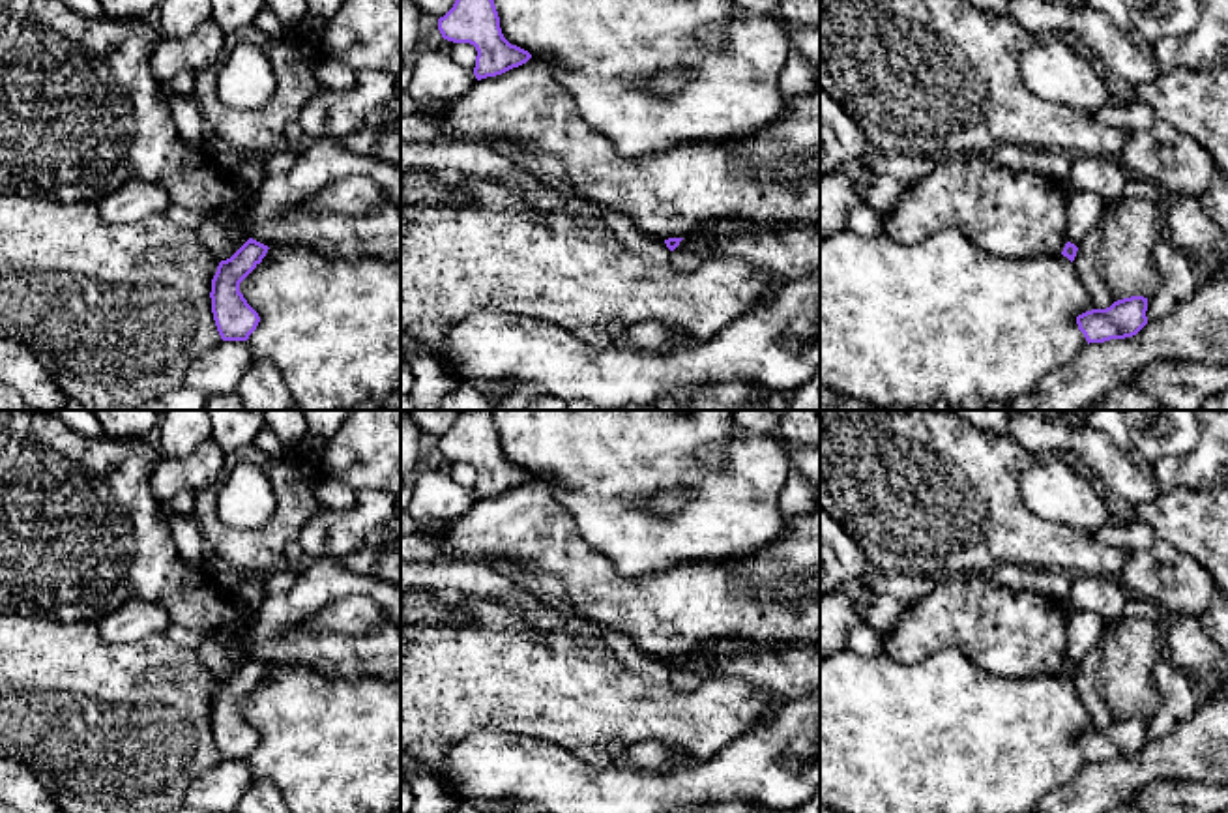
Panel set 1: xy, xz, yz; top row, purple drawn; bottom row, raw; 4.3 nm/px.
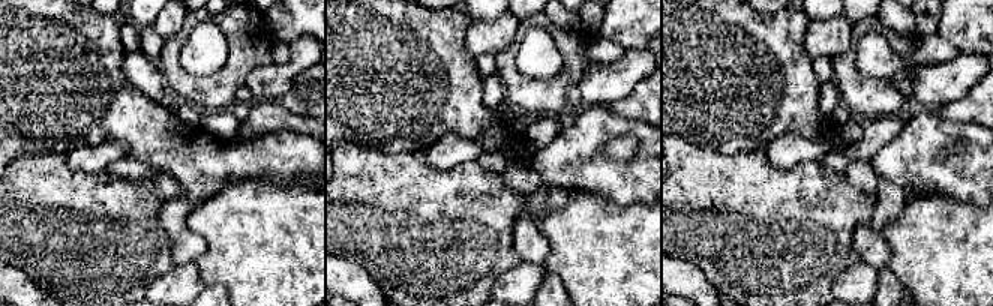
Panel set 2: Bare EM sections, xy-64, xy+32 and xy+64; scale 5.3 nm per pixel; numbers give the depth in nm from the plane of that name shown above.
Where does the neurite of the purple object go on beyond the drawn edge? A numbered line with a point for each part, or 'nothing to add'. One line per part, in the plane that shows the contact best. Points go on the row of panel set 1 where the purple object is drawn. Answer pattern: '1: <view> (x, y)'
nothing to add

